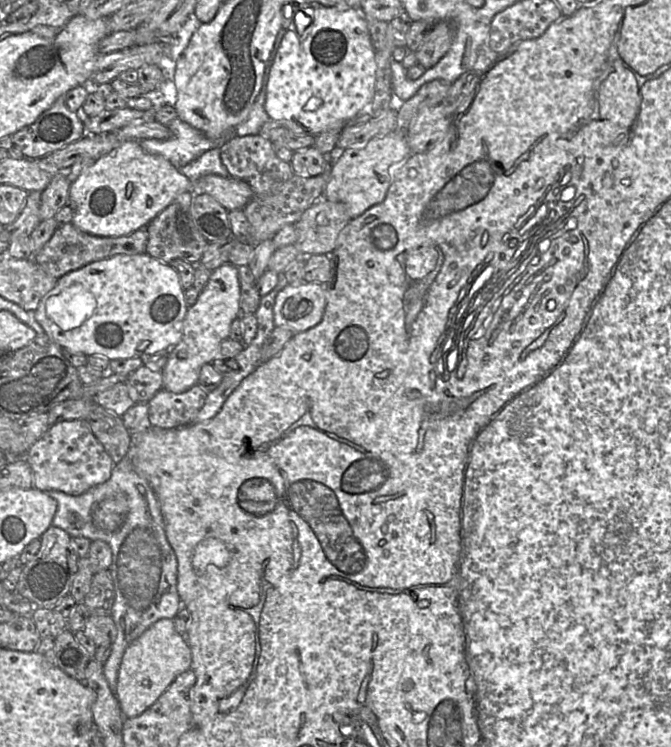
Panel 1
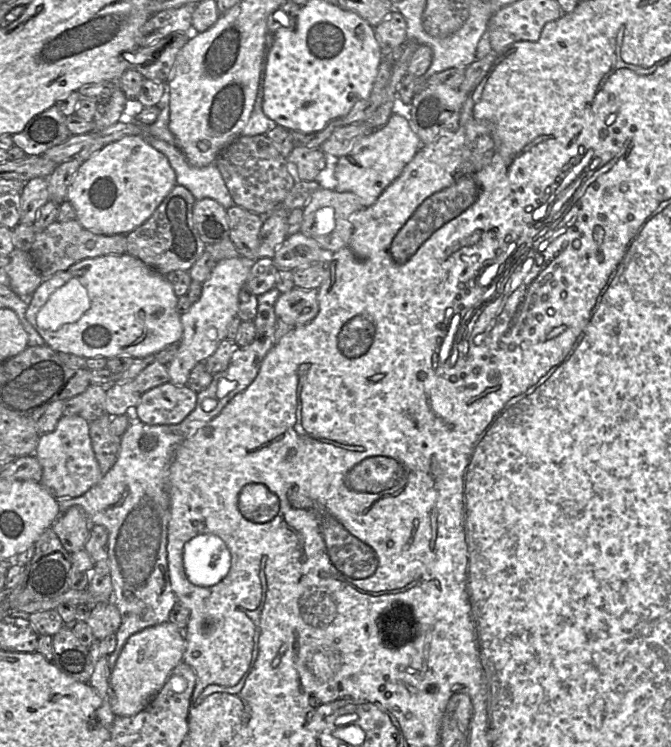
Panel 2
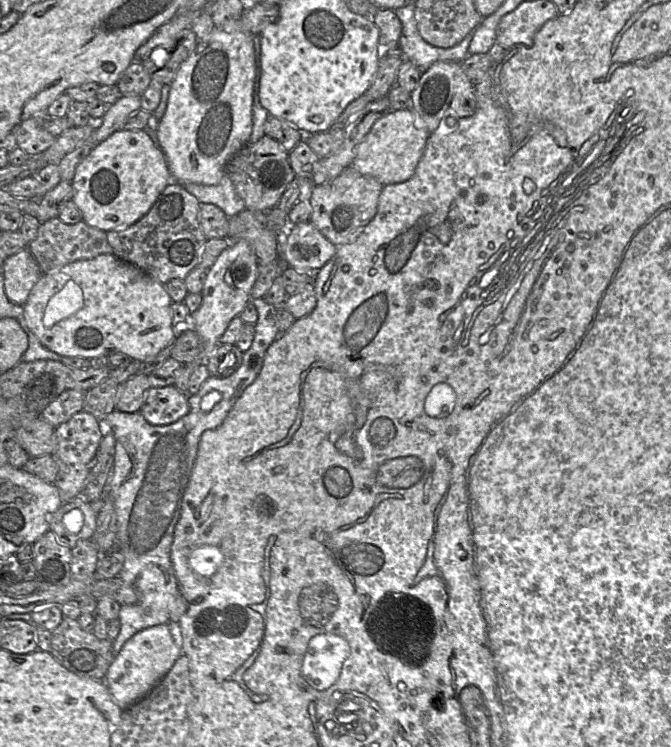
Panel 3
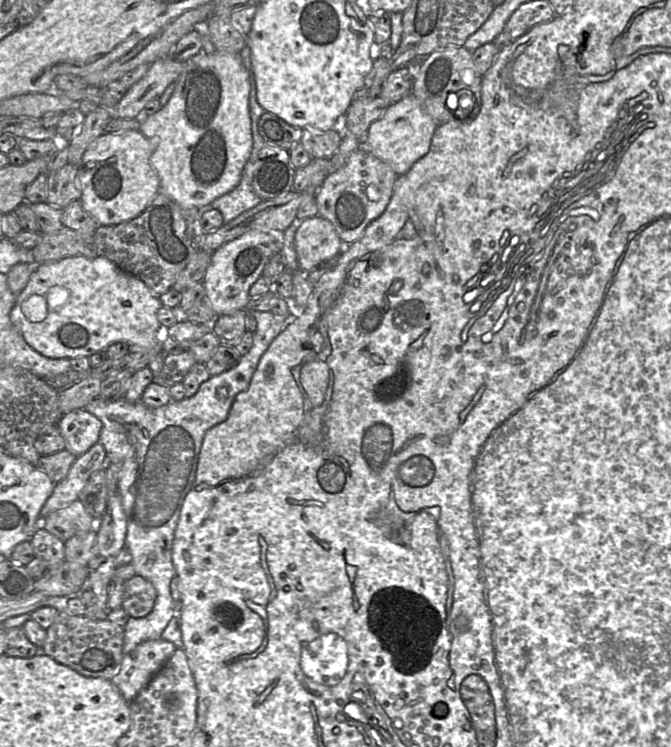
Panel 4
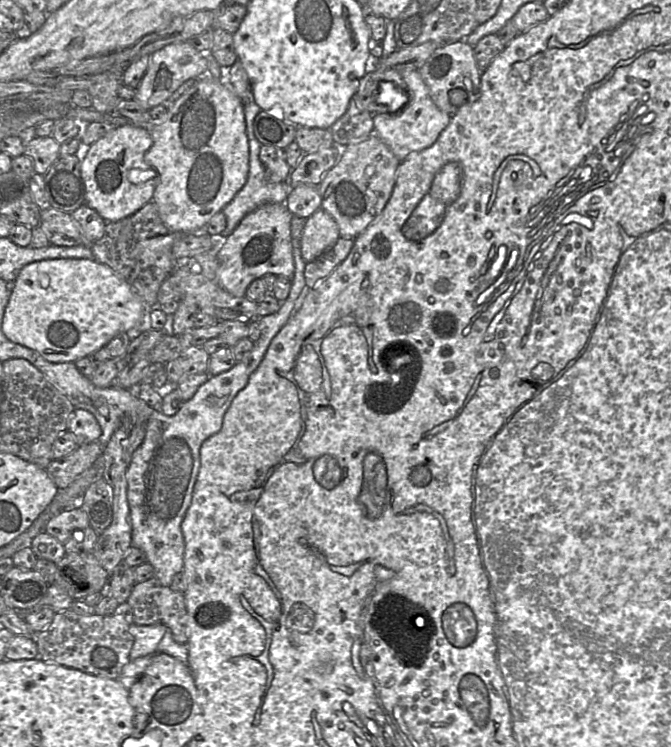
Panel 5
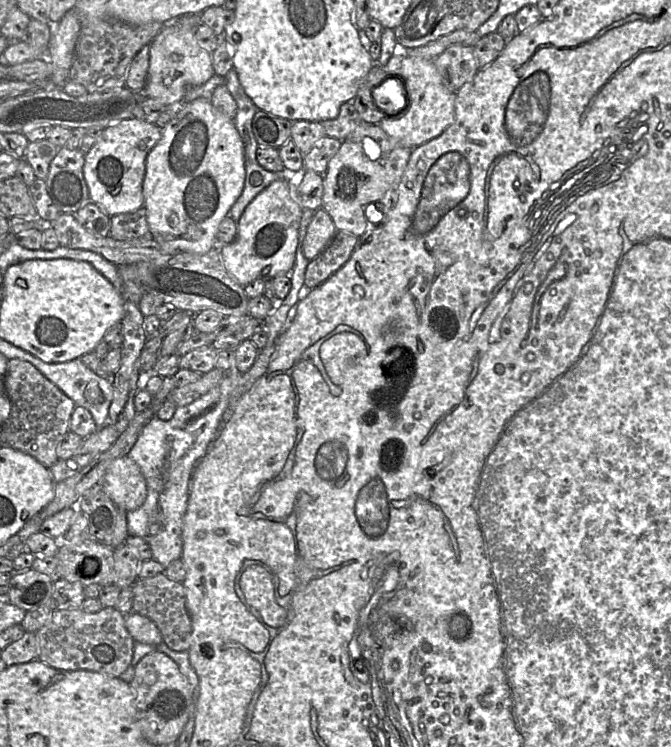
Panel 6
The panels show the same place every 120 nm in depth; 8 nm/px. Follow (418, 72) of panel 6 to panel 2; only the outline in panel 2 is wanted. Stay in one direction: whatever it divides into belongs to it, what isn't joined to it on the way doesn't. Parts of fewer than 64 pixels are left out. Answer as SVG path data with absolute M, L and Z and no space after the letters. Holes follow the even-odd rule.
M392 114L388 122L355 142L335 168L336 190L353 192L363 207L375 203L383 191L402 173L421 147L406 114Z

